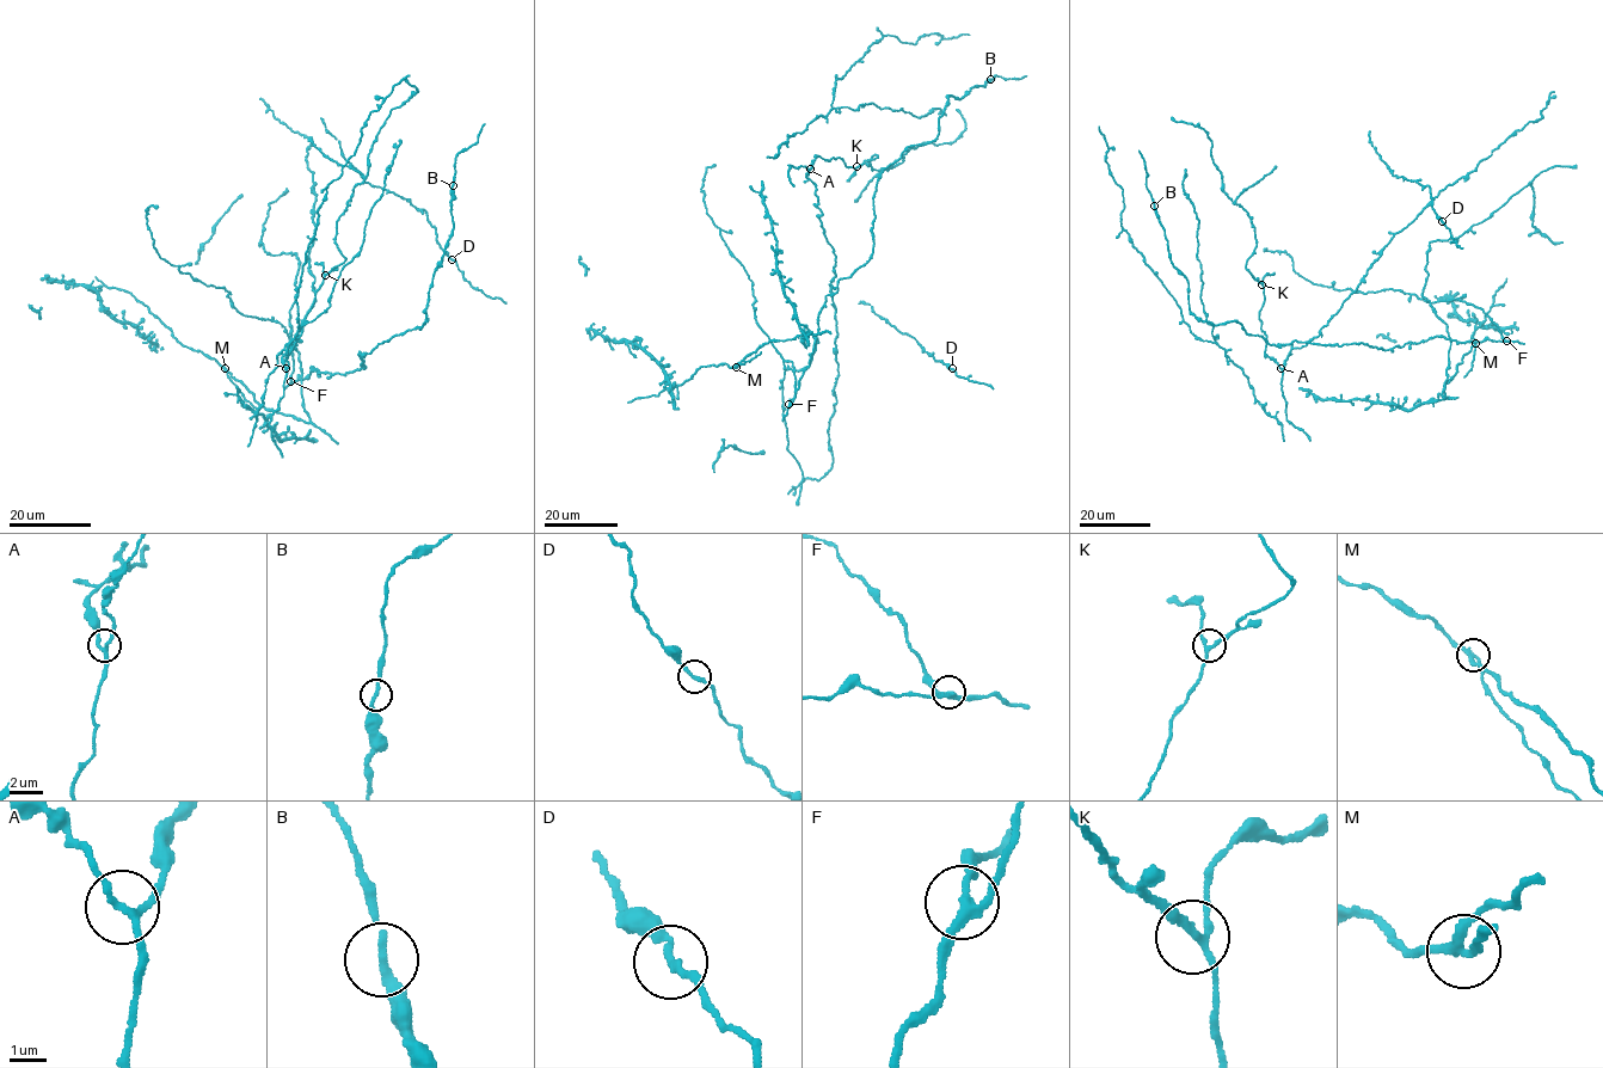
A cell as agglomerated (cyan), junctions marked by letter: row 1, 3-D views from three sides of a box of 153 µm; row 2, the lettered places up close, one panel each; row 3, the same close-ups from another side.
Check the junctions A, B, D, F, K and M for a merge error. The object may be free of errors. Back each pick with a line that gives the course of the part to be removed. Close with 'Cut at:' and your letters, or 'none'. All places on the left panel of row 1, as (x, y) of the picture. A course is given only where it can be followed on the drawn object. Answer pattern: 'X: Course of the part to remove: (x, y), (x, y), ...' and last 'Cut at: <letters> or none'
M: Course of the part to remove: (225, 368), (228, 378), (257, 410)
Cut at: M

